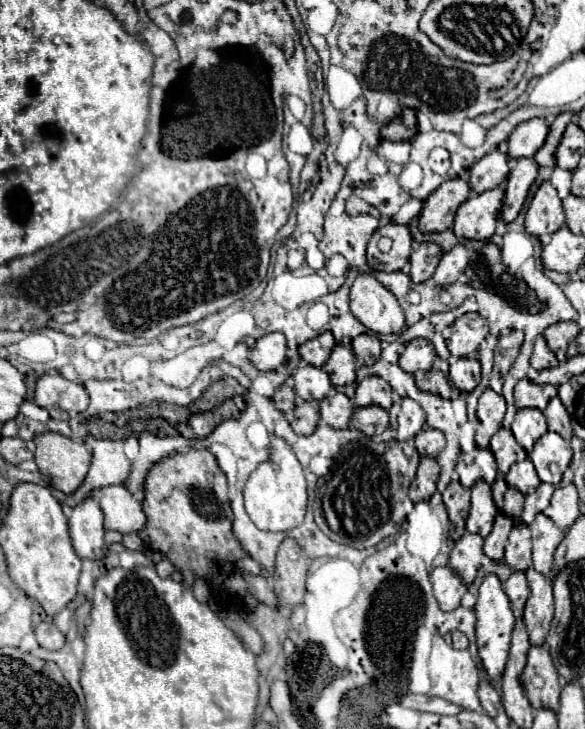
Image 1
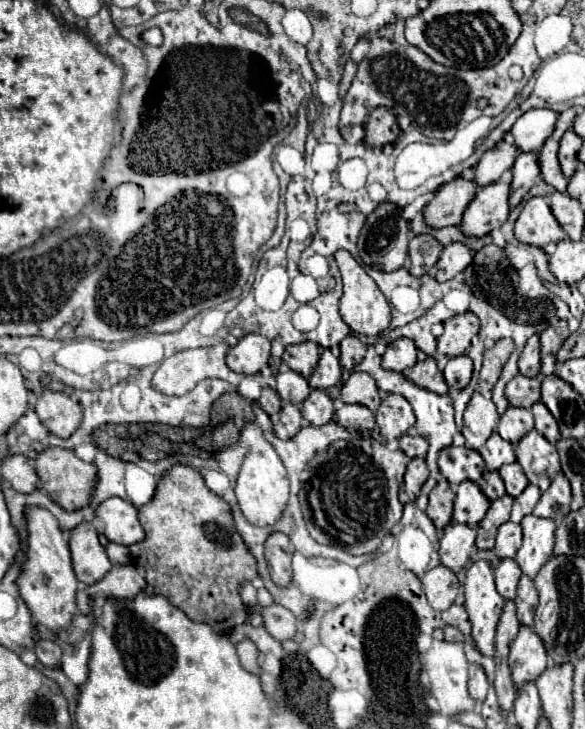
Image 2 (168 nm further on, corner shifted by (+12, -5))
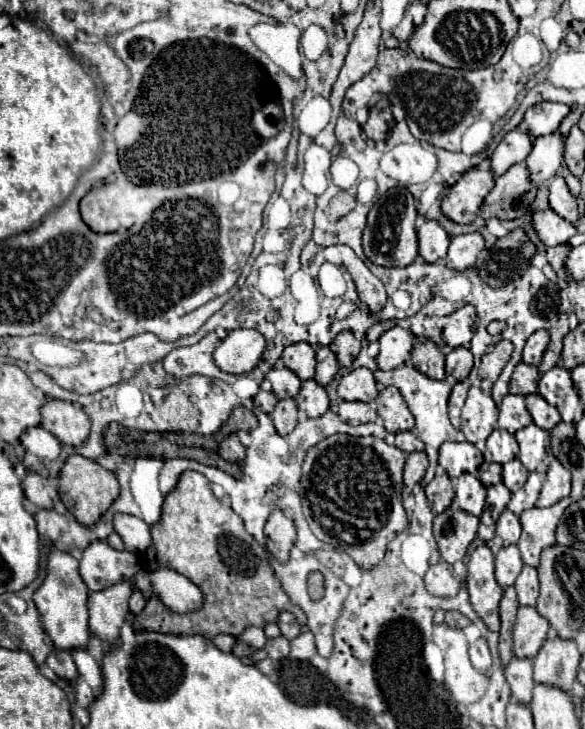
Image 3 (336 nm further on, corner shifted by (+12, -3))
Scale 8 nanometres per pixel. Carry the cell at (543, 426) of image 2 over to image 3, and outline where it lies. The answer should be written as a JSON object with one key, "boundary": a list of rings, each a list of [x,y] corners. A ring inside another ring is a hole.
{"boundary":[[[540,394],[526,396],[526,406],[528,406],[528,412],[530,412],[534,424],[544,430],[552,430],[562,420],[560,414],[556,412],[556,408],[552,408]]]}

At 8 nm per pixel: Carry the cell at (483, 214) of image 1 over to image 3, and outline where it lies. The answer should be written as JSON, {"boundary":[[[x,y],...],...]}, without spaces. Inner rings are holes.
{"boundary":[[[514,164],[506,174],[502,174],[502,176],[496,178],[496,186],[486,196],[486,200],[482,204],[482,210],[480,210],[480,216],[484,220],[488,220],[490,216],[498,216],[500,220],[522,218],[522,216],[530,214],[530,206],[532,206],[532,202],[536,198],[536,192],[538,192],[538,186],[532,182],[528,166],[526,164]]]}

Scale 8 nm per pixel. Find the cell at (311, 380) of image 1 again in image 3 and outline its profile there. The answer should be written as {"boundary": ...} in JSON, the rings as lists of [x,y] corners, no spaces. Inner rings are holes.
{"boundary":[[[272,368],[266,374],[266,380],[272,384],[272,392],[278,398],[294,398],[296,392],[300,392],[302,380],[288,368]]]}

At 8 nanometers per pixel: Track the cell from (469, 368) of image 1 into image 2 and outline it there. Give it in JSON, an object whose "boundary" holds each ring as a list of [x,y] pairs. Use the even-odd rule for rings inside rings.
{"boundary":[[[468,356],[450,358],[446,368],[444,368],[444,378],[446,378],[446,384],[450,388],[464,390],[472,378],[472,360]]]}

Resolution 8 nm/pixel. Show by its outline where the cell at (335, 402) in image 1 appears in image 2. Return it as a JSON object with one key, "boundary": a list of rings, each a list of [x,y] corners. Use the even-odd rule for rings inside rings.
{"boundary":[[[312,390],[312,394],[302,402],[302,416],[312,426],[324,426],[334,416],[332,398],[324,390]]]}

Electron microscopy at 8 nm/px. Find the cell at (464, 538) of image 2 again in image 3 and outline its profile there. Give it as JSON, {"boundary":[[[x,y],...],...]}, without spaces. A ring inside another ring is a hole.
{"boundary":[[[446,508],[442,514],[434,518],[434,538],[438,542],[440,556],[454,564],[466,556],[470,542],[476,538],[478,518],[460,510],[460,508]]]}

